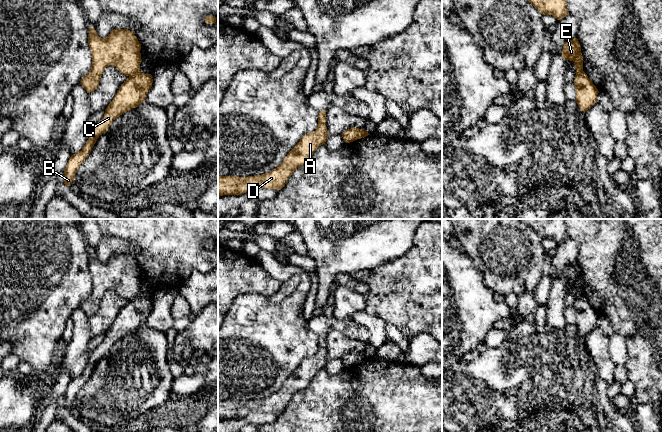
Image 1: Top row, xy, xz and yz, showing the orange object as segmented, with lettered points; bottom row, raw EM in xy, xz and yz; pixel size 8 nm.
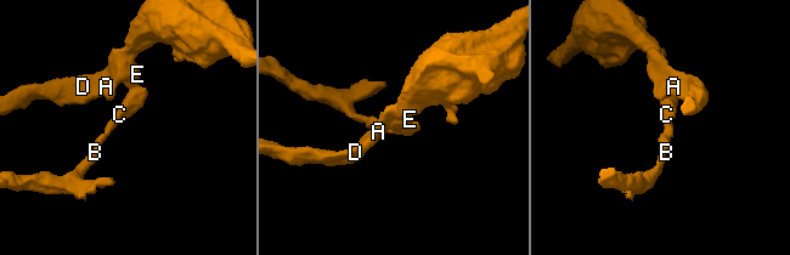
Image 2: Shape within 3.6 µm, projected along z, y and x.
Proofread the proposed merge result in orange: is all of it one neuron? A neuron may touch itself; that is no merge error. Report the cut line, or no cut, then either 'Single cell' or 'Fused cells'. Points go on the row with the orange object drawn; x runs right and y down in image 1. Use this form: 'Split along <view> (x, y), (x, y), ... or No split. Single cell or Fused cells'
Split along xy (139, 70), (129, 77). Fused cells

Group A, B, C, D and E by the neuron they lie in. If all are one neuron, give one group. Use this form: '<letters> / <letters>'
A D E / B C

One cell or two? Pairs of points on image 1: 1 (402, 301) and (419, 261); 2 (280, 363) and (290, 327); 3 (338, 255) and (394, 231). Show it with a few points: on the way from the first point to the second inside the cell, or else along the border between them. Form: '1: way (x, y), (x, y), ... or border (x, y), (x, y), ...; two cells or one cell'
1: way (409, 291), (419, 281), (419, 271); one cell
2: way (280, 354), (281, 336); one cell
3: way (352, 241), (362, 231), (380, 231); one cell

